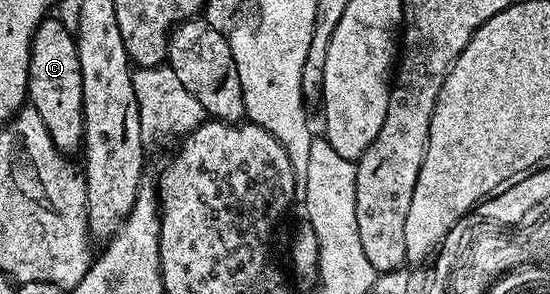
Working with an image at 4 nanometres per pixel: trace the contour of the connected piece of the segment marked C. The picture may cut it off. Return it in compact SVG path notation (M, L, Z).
M48 16L36 28L30 49L29 105L40 112L56 148L67 156L81 151L84 130L84 84L80 76L80 56L75 35L57 17Z

